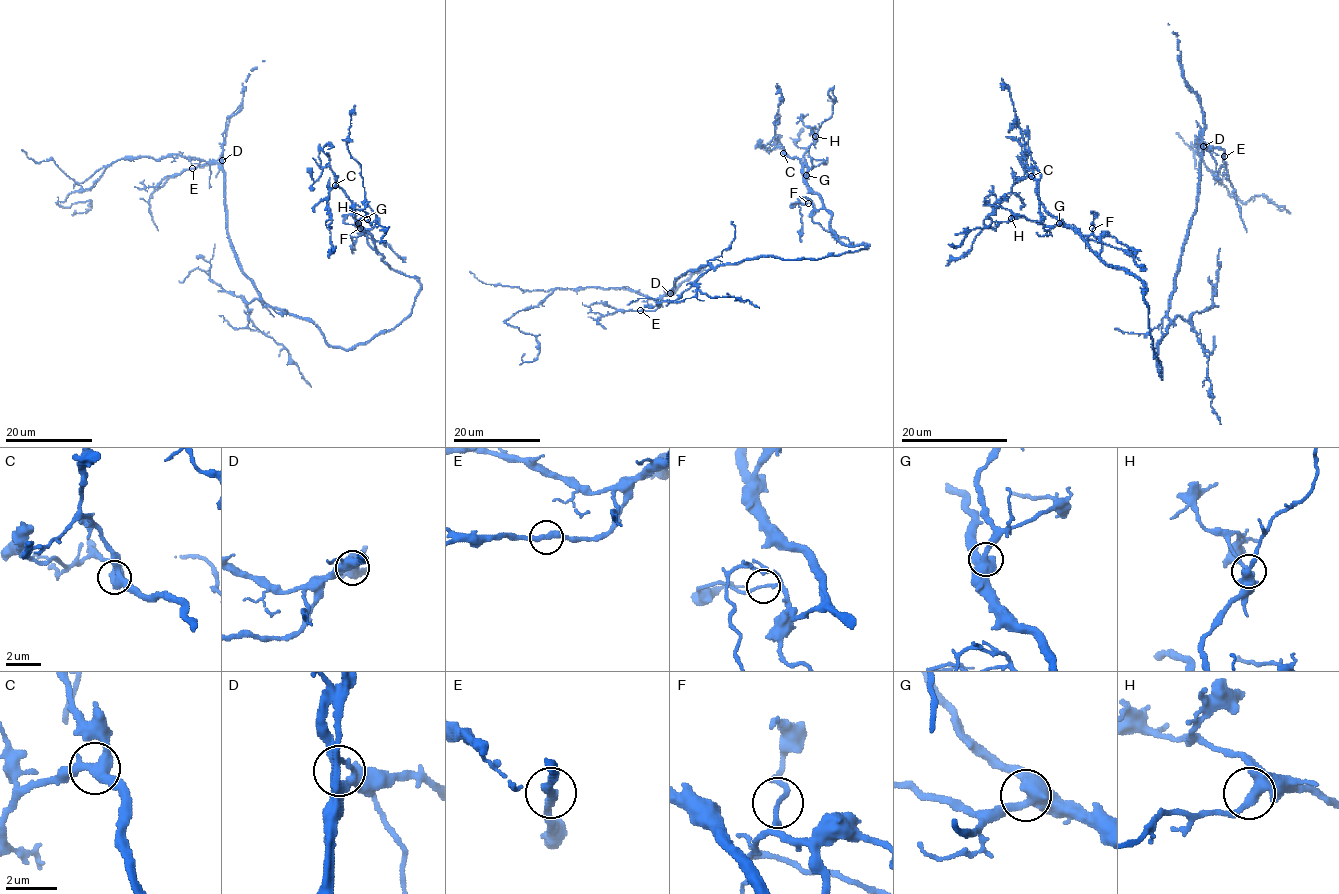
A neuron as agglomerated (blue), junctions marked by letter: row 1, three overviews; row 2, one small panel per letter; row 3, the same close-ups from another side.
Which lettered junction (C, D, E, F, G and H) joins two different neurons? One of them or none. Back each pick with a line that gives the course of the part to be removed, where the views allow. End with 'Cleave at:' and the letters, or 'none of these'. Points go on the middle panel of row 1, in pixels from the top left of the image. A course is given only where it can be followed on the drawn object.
D: course (670, 293), (690, 274)
Cleave at: D

